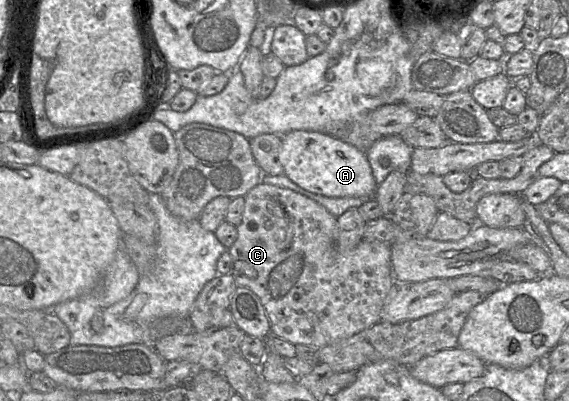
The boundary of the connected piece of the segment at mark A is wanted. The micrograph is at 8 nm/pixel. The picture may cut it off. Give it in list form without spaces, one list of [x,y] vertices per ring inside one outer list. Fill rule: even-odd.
[[[293,130],[282,135],[279,160],[284,174],[312,193],[327,197],[370,198],[378,187],[366,151],[323,132]]]

